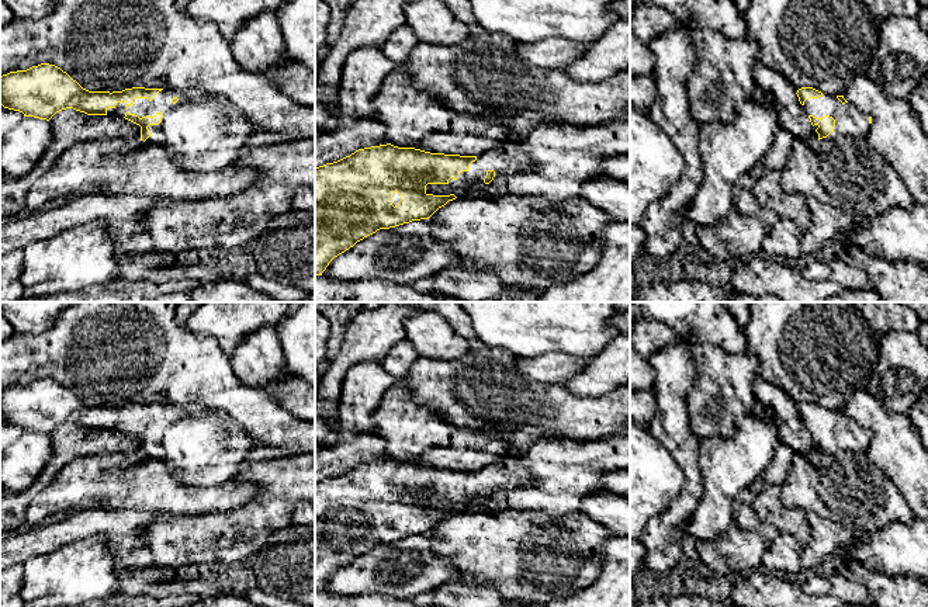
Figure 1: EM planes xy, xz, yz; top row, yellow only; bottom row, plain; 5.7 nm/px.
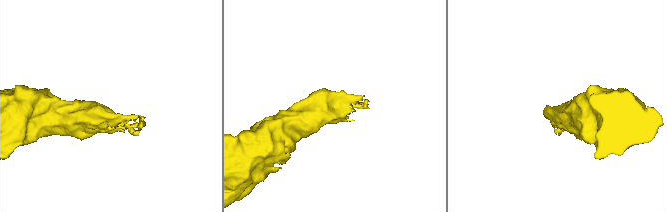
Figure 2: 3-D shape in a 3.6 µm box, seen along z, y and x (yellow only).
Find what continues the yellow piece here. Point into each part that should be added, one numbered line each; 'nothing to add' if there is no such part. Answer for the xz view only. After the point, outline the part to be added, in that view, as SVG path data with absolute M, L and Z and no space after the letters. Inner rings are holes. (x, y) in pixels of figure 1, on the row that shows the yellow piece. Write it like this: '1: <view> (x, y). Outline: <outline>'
1: xz (508, 159). Outline: M512 139L503 142L503 145L499 148L485 150L484 153L477 156L477 160L470 164L470 170L461 171L457 180L450 178L449 184L451 185L453 194L457 198L468 198L468 197L492 198L494 195L482 194L478 190L478 185L484 183L488 170L494 170L496 177L496 176L513 176L527 171L530 169L533 169L533 160L523 150L519 149L517 141Z

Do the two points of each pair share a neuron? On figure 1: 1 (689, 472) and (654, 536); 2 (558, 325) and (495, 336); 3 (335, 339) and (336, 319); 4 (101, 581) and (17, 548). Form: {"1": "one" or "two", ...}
{"1": "one", "2": "one", "3": "one", "4": "two"}

